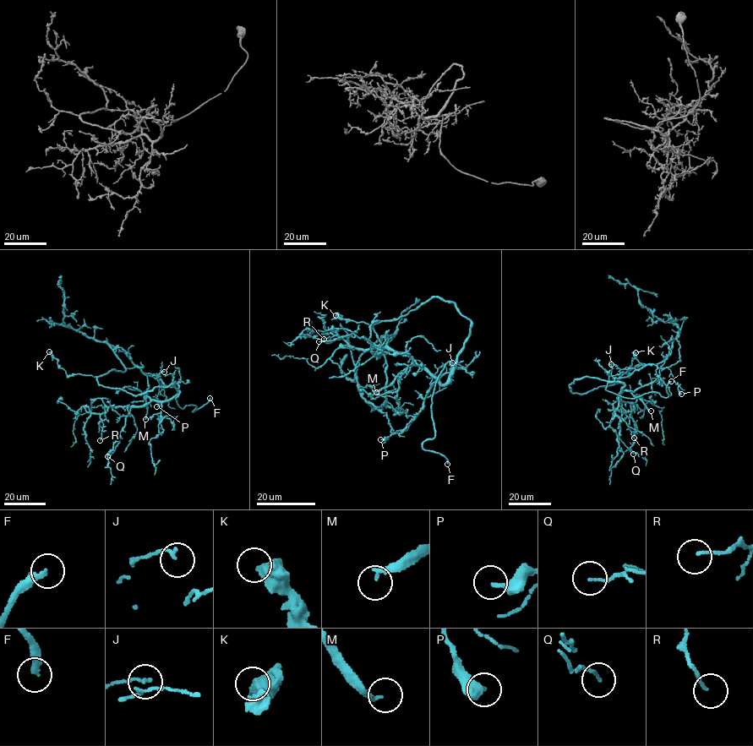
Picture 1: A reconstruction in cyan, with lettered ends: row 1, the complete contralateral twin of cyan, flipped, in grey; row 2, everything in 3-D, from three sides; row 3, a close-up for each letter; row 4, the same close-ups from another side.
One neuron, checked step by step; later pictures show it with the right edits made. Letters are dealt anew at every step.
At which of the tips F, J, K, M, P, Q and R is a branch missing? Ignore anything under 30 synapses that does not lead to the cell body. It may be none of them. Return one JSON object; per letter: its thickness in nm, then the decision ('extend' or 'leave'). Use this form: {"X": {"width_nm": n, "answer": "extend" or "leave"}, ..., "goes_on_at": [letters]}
{"F": {"width_nm": 320, "answer": "extend"}, "J": {"width_nm": 130, "answer": "leave"}, "K": {"width_nm": 550, "answer": "leave"}, "M": {"width_nm": 200, "answer": "extend"}, "P": {"width_nm": 200, "answer": "leave"}, "Q": {"width_nm": 110, "answer": "leave"}, "R": {"width_nm": 120, "answer": "leave"}, "goes_on_at": ["F", "M"]}

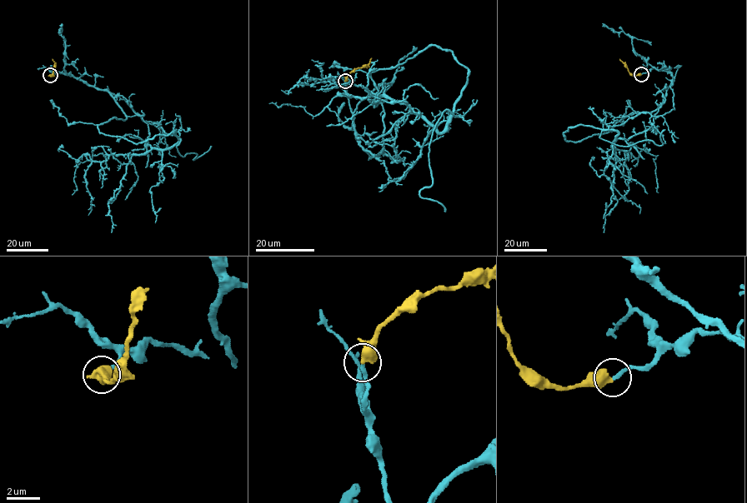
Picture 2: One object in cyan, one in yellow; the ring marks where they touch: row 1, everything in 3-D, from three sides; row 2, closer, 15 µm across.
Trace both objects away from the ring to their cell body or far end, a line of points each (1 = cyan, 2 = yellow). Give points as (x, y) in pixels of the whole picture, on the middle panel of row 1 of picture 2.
1: (345, 81), (374, 155), (400, 160), (395, 131), (409, 111), (439, 132), (447, 120), (398, 178), (376, 158)
2: (345, 81), (350, 72), (369, 63), (371, 57)

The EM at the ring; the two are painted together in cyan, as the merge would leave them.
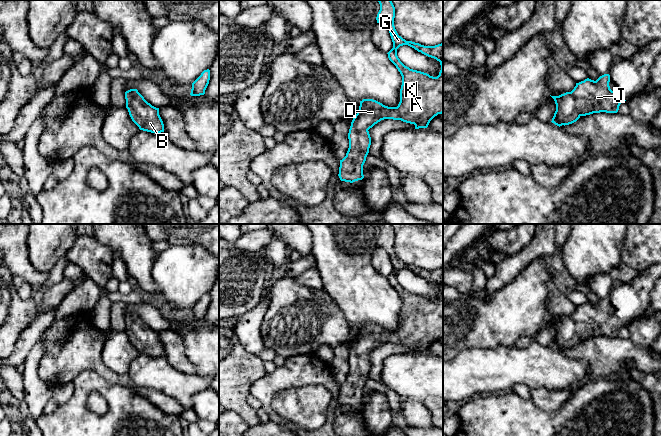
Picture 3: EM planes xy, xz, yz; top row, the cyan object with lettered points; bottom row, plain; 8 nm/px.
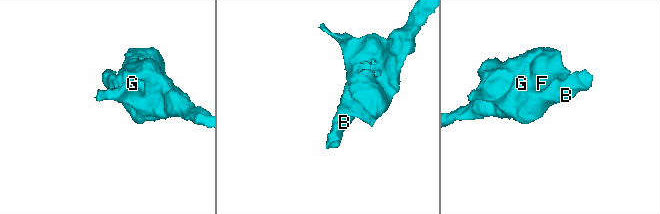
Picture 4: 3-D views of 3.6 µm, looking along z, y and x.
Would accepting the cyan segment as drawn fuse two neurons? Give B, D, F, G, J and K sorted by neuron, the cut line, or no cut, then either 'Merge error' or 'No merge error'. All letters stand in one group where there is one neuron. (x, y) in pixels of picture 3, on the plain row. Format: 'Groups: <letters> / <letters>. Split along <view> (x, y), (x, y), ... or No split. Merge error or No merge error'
Groups: B D F G J K. No split. No merge error

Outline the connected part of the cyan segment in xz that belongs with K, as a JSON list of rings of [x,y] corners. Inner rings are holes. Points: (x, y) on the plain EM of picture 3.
[[[378,224],[380,234],[377,238],[377,247],[382,248],[389,254],[393,272],[387,277],[389,284],[396,290],[402,300],[402,309],[400,313],[400,326],[397,331],[388,331],[373,323],[363,323],[357,338],[351,346],[348,357],[349,372],[346,380],[340,384],[339,402],[341,405],[353,407],[364,402],[363,389],[369,377],[371,361],[369,353],[384,343],[401,344],[406,347],[414,348],[415,353],[427,352],[430,345],[438,338],[443,337],[443,267],[435,270],[424,270],[412,265],[406,265],[398,259],[395,250],[395,231],[391,224]],[[408,269],[422,278],[434,282],[440,286],[441,294],[437,301],[430,300],[427,297],[410,293],[405,290],[397,280],[397,273],[400,270]]]

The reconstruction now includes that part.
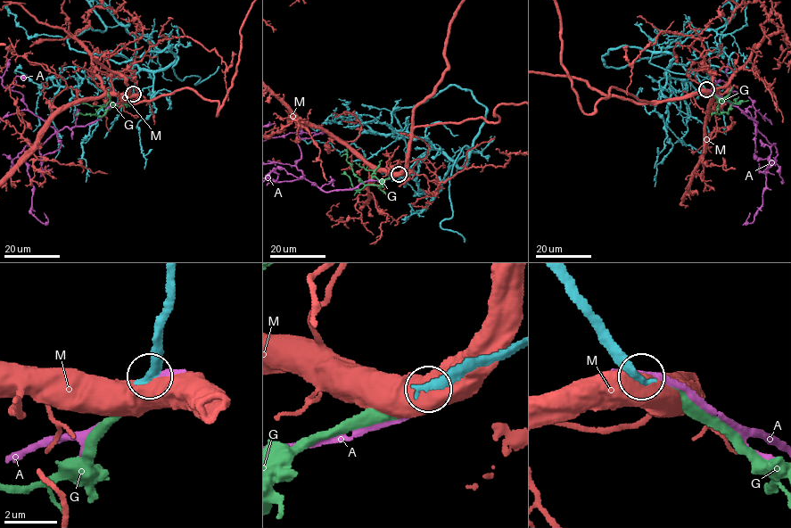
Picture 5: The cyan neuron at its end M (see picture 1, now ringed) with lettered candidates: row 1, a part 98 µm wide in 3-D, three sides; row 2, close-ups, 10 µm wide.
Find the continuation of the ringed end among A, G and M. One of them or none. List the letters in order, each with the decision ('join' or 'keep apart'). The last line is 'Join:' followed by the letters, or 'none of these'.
A: keep apart
G: join
M: keep apart
Join: G

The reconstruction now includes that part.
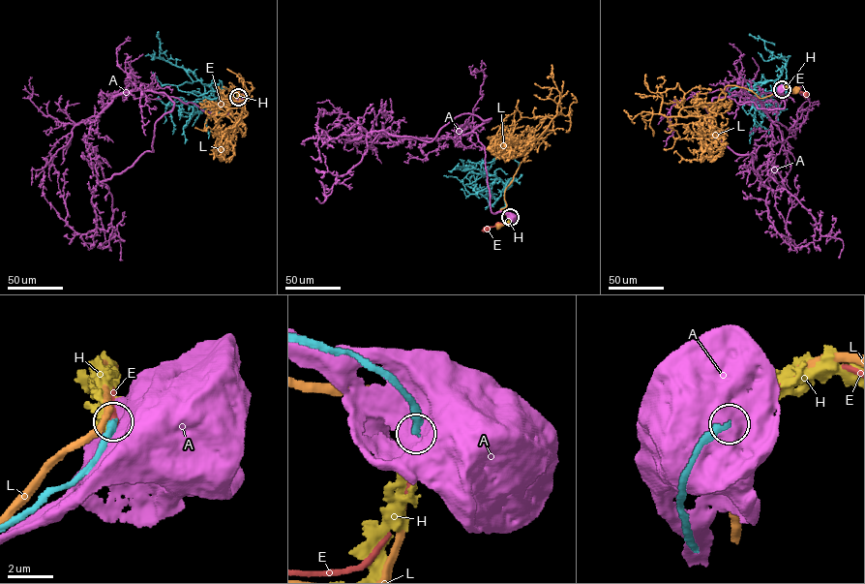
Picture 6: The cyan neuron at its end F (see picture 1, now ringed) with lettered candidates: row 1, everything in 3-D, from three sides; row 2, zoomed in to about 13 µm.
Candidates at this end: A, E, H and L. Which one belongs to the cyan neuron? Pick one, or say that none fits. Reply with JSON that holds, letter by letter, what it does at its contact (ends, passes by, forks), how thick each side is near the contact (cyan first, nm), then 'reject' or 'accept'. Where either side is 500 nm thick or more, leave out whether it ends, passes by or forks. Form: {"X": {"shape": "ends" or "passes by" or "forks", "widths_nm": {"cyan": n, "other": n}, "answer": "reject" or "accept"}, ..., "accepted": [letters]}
{"A": {"widths_nm": {"cyan": 300, "other": 800}, "answer": "reject"}, "E": {"shape": "ends", "widths_nm": {"cyan": 360, "other": 320}, "answer": "accept"}, "H": {"shape": "ends", "widths_nm": {"cyan": 400, "other": 440}, "answer": "reject"}, "L": {"shape": "passes by", "widths_nm": {"cyan": 440, "other": 360}, "answer": "reject"}, "accepted": ["E"]}

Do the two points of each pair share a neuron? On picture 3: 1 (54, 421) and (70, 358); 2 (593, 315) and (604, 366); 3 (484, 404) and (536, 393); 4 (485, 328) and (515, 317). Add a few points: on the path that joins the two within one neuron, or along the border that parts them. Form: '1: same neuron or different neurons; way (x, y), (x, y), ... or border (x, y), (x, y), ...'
1: different neurons; border (94, 372), (83, 370), (72, 381)
2: different neurons; border (617, 335), (593, 336), (582, 339), (576, 345)
3: different neurons; border (531, 400), (545, 411), (552, 411)
4: same neuron; way (492, 323), (508, 317)

